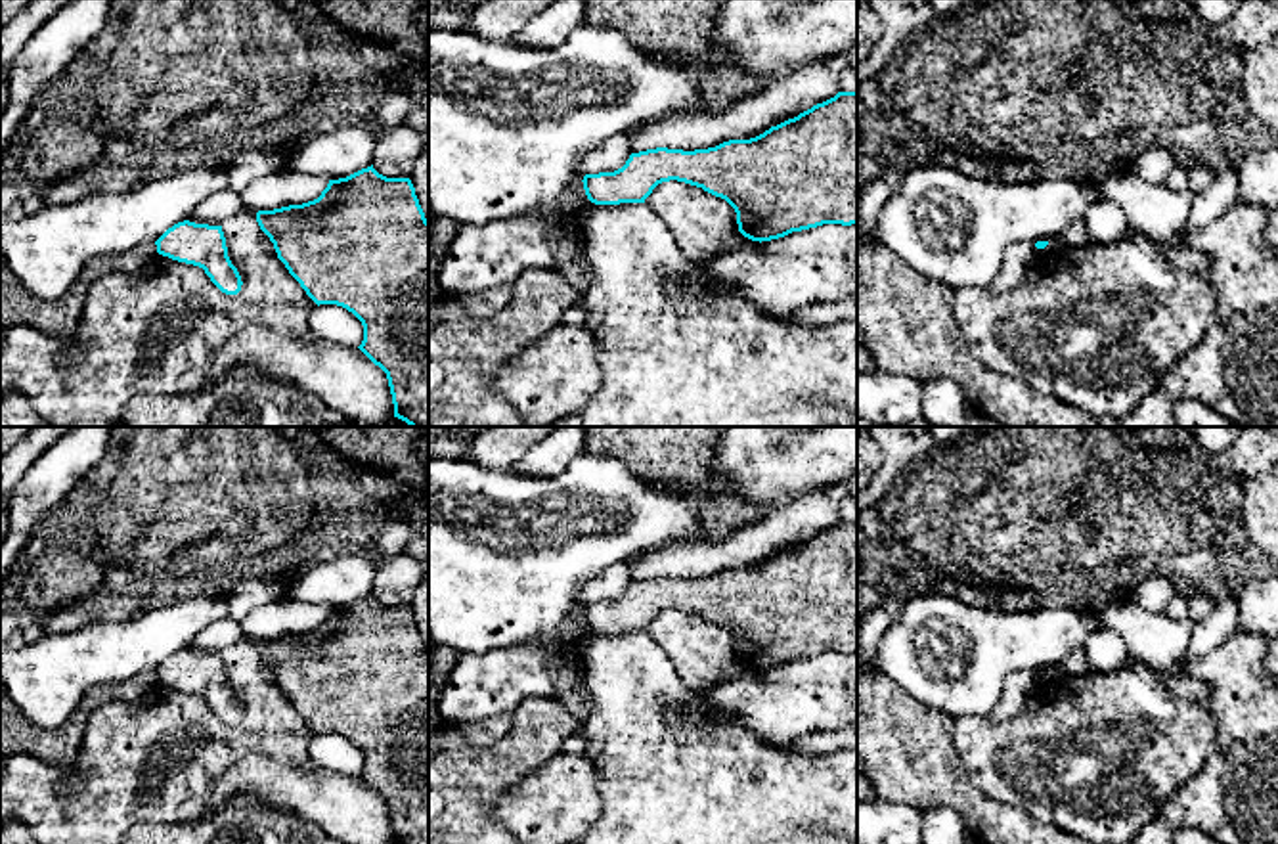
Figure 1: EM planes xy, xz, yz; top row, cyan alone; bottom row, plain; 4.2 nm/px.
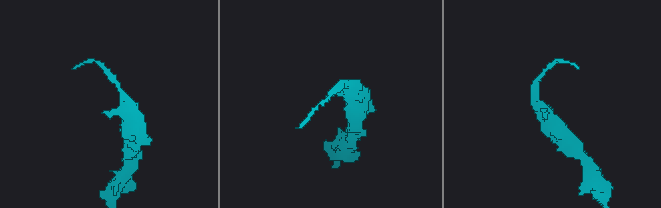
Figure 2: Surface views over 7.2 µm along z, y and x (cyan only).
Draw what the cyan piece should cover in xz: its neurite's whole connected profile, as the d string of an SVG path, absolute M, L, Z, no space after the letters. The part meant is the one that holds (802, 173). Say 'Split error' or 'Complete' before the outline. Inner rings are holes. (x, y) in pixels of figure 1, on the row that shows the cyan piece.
Complete. M838 92L750 140L694 151L656 147L631 153L622 168L585 174L582 182L591 203L620 205L645 203L658 184L670 180L725 199L737 212L738 232L760 243L823 224L857 224L857 92Z

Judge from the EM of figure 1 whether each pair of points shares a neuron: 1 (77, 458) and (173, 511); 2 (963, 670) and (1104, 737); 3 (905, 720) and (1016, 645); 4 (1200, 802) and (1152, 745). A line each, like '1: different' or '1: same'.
1: different
2: different
3: different
4: different

